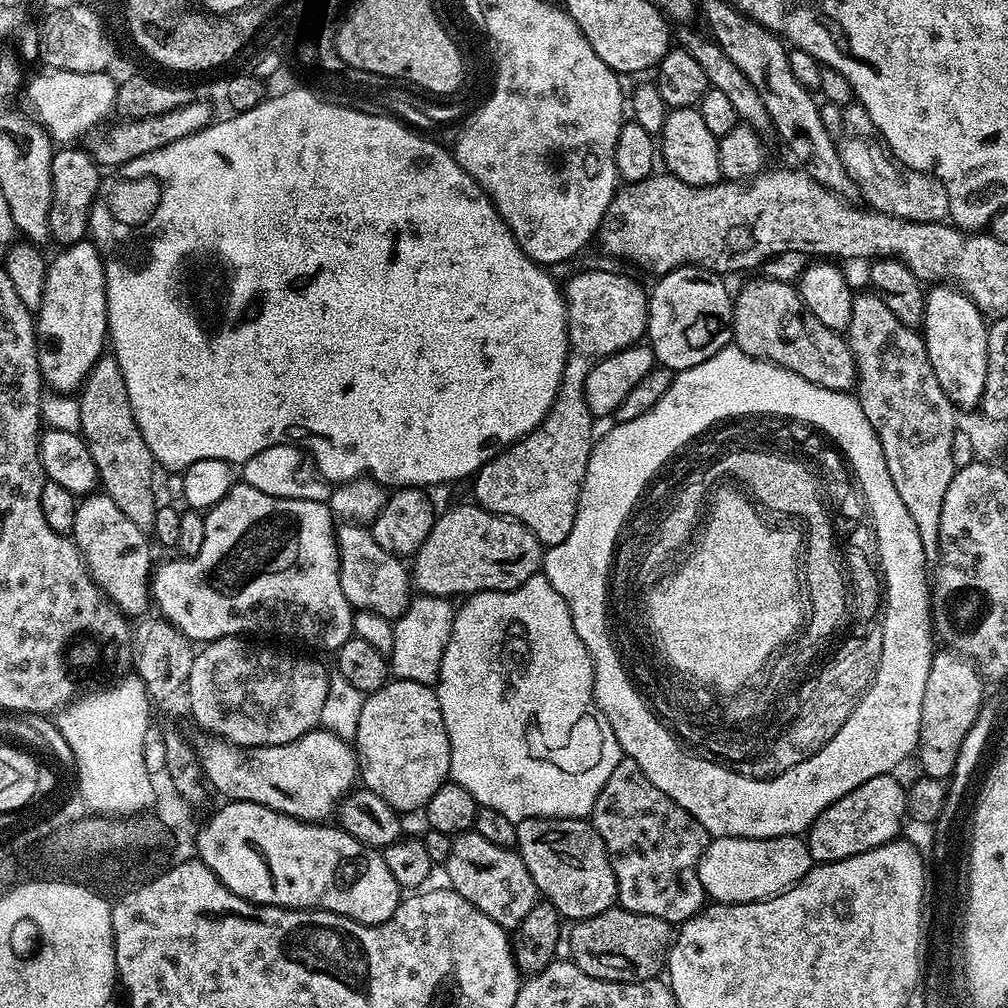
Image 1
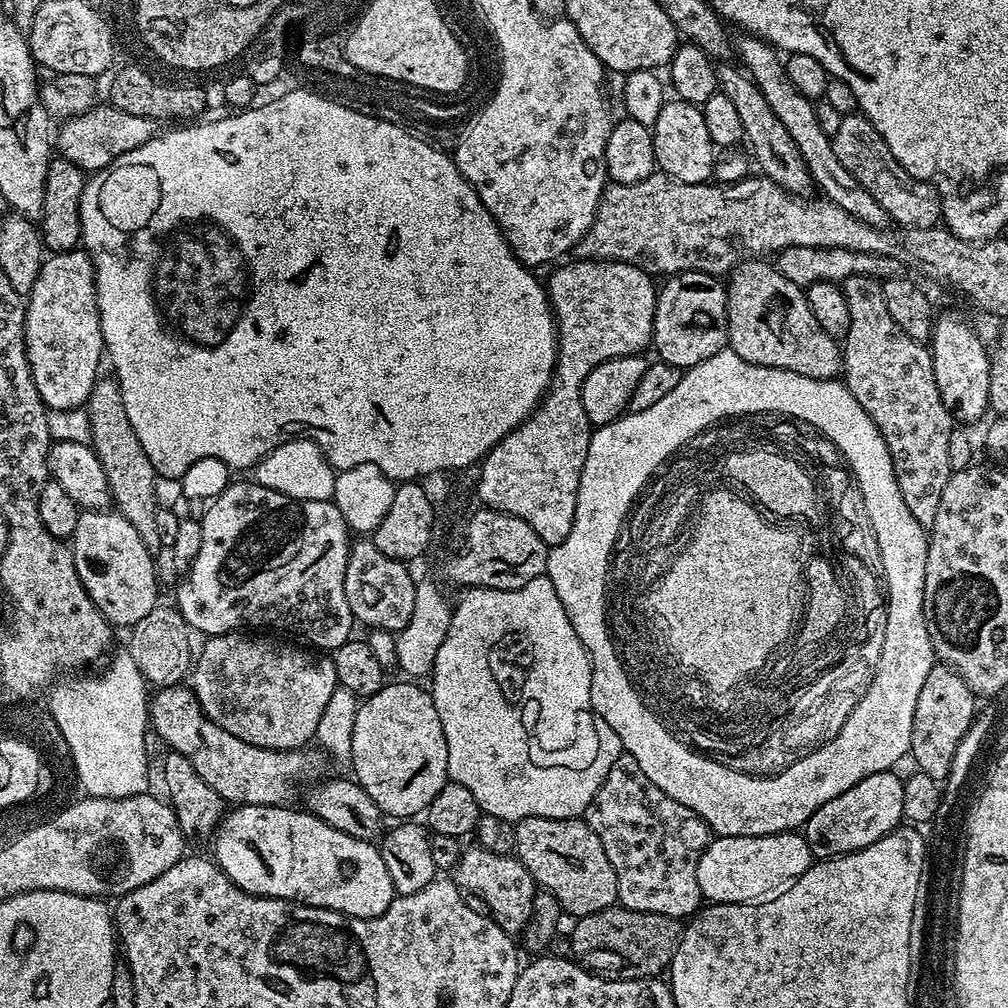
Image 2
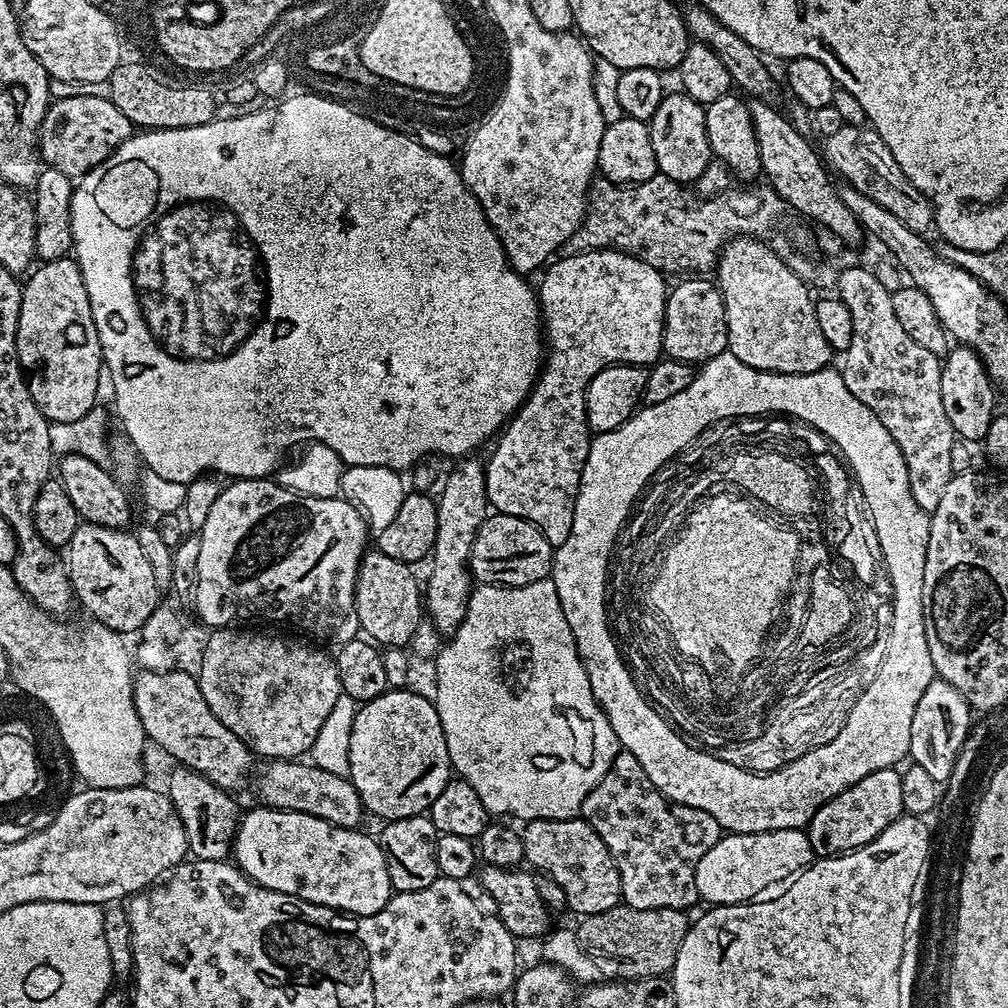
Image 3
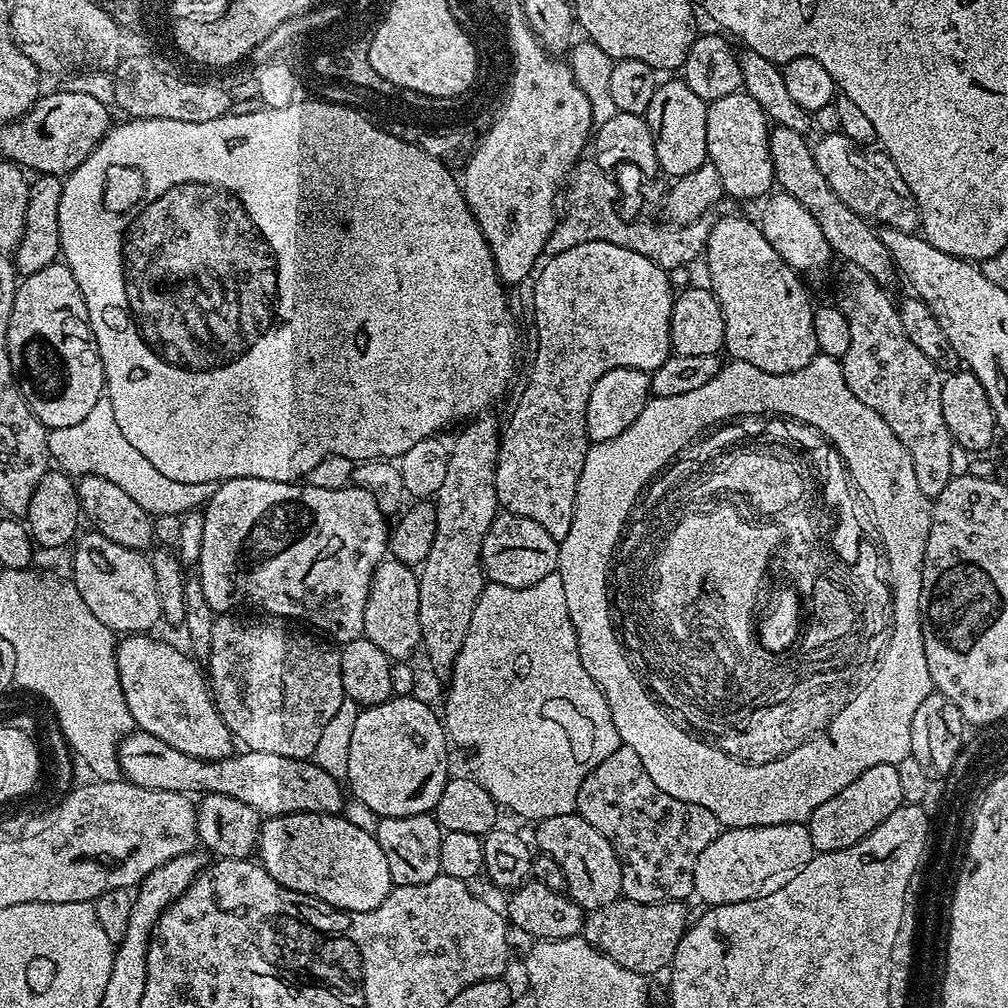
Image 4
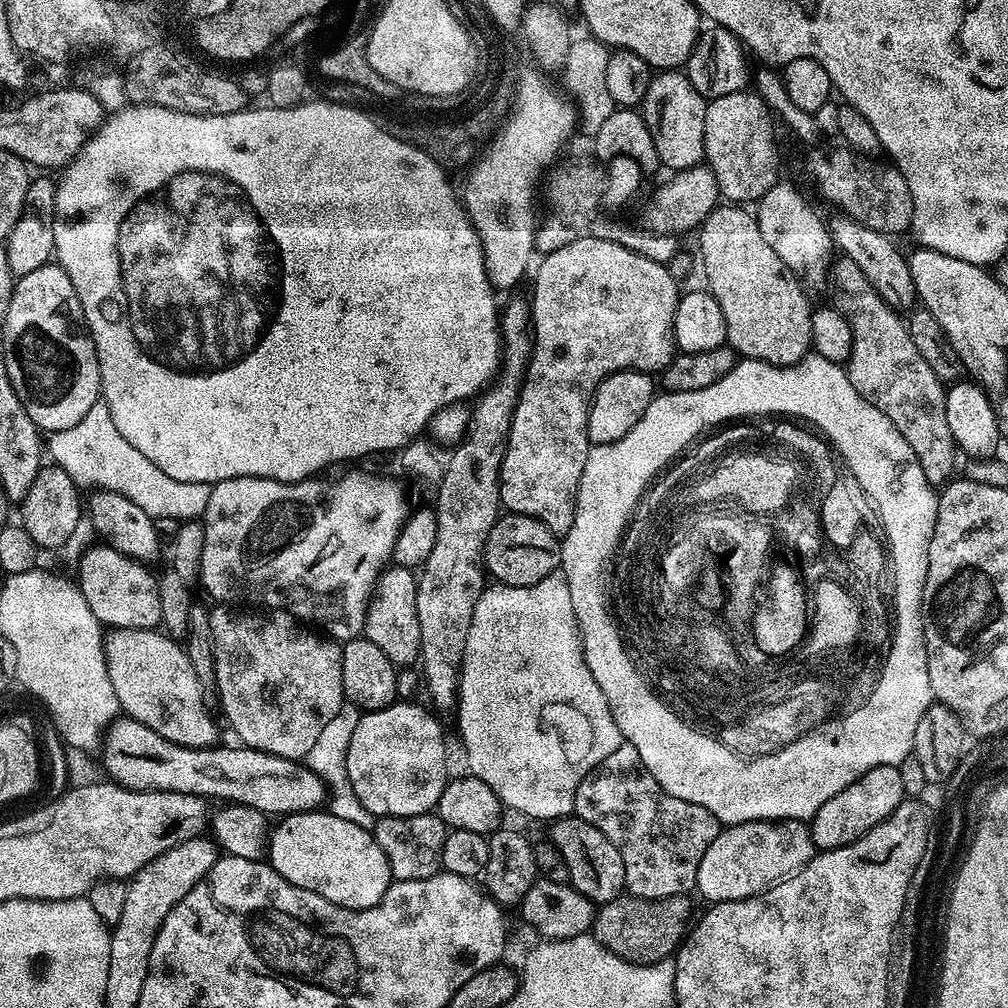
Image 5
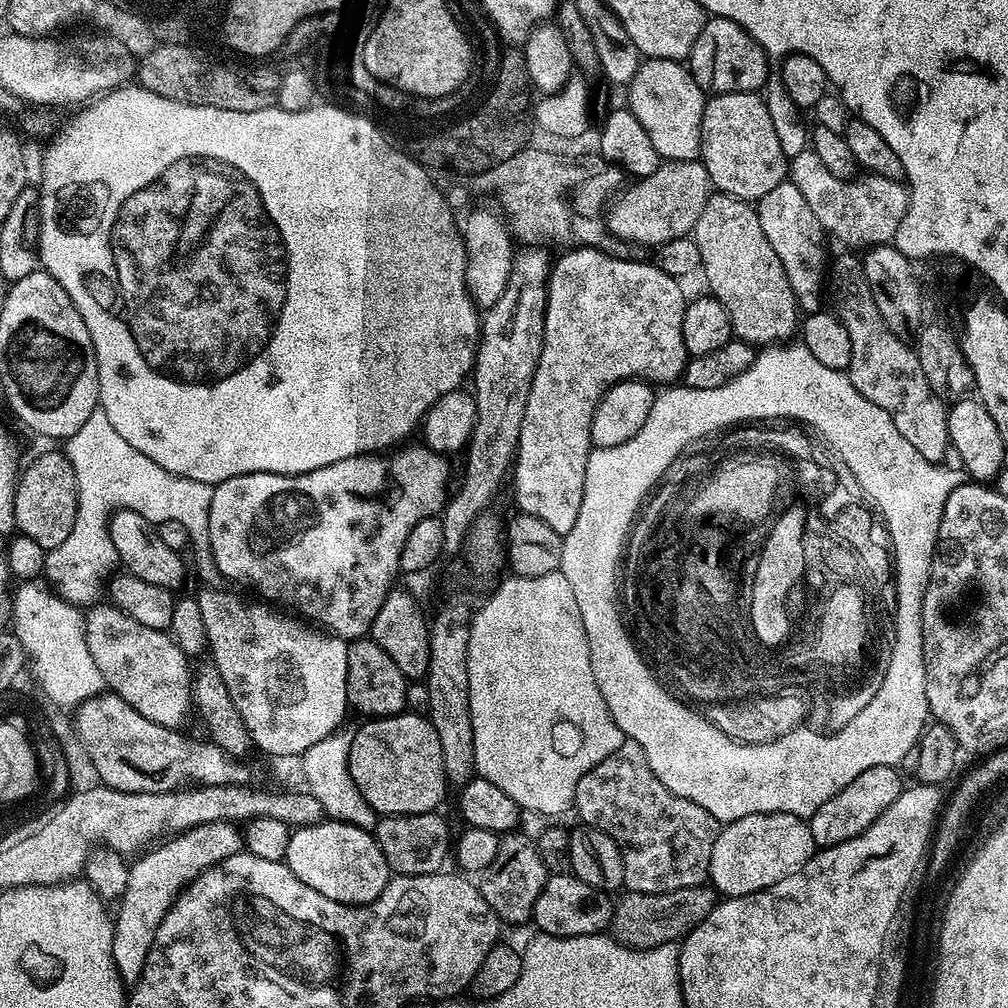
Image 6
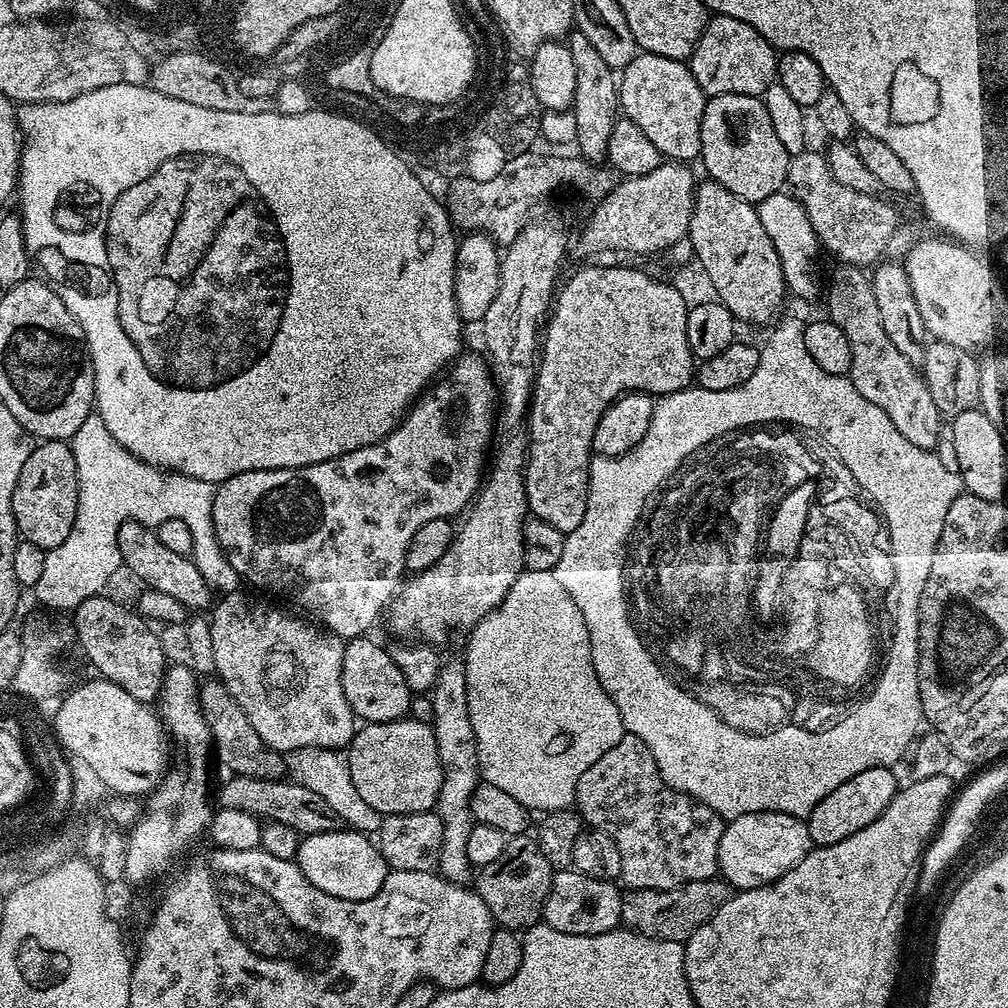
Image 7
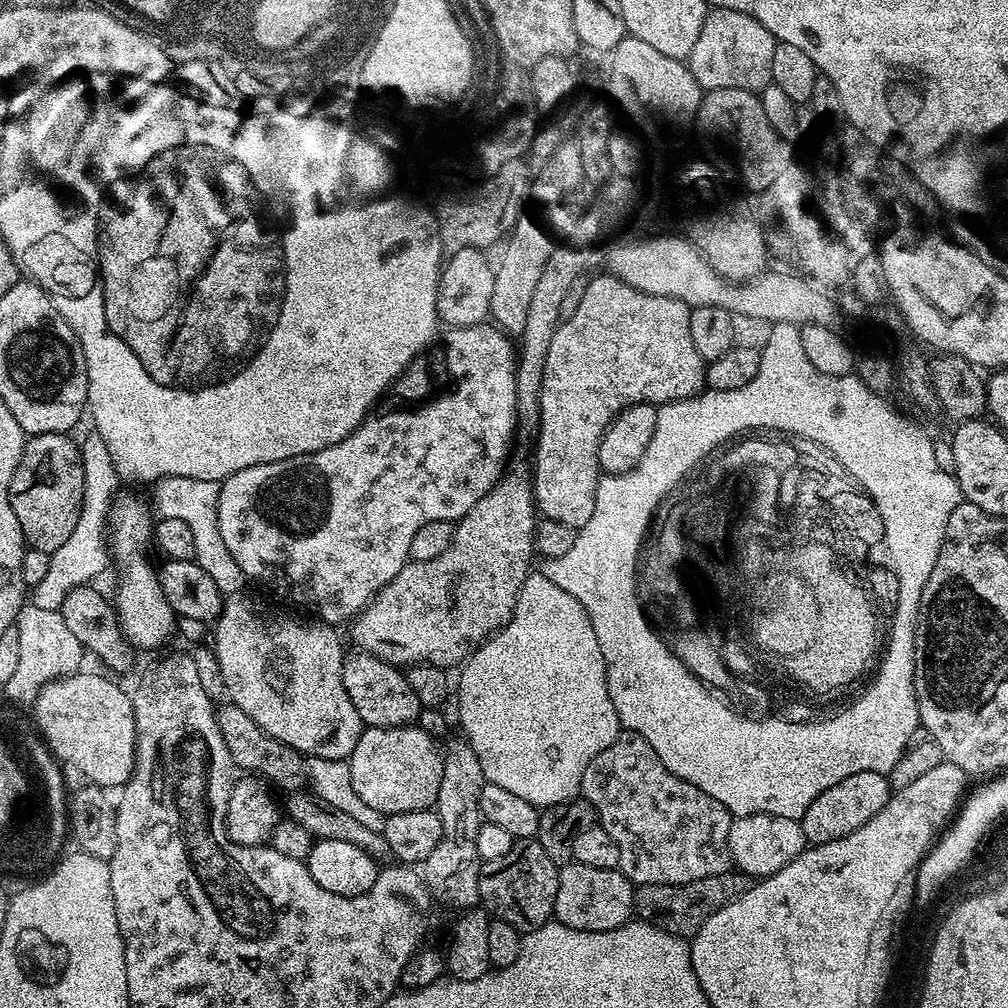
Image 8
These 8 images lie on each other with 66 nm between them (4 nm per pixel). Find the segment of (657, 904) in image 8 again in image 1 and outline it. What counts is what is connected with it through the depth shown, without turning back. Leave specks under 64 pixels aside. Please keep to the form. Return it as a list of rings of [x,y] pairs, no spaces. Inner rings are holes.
[[[613,906],[602,910],[602,914],[594,914],[594,918],[586,918],[585,920],[577,920],[571,925],[572,933],[567,933],[566,936],[566,948],[568,948],[572,953],[570,953],[570,959],[573,964],[576,964],[585,972],[590,974],[594,978],[599,980],[615,980],[622,984],[633,984],[635,980],[650,980],[656,977],[659,977],[661,973],[665,971],[666,961],[668,959],[668,950],[674,939],[674,928],[673,925],[667,924],[662,918],[654,918],[653,916],[647,916],[646,914],[638,914],[637,912],[631,912],[625,908],[619,906]]]

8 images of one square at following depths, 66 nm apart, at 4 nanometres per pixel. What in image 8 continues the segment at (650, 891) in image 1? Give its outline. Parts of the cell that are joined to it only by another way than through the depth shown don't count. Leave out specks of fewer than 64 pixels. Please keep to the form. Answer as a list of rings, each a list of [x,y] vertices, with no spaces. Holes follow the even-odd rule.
[[[621,731],[617,740],[610,742],[610,746],[606,746],[606,750],[602,750],[602,754],[598,754],[593,758],[590,766],[586,766],[586,774],[582,774],[580,796],[596,807],[596,819],[599,827],[604,828],[606,834],[610,834],[610,838],[614,838],[614,846],[618,846],[618,854],[620,855],[619,871],[623,872],[624,877],[631,880],[633,885],[685,884],[686,882],[694,882],[698,878],[710,878],[710,874],[722,874],[733,867],[730,846],[728,845],[730,826],[734,819],[732,813],[728,811],[726,806],[722,806],[722,802],[718,802],[698,786],[694,786],[690,781],[675,776],[661,762],[658,754],[654,754],[654,746],[650,746],[650,742],[646,742],[646,738],[642,738],[637,732]]]

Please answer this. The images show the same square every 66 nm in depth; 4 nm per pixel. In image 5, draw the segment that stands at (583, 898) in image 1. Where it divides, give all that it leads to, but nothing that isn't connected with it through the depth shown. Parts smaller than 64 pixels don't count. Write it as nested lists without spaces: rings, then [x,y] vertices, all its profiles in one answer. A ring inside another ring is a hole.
[[[575,814],[561,816],[551,828],[550,843],[562,854],[562,862],[566,862],[568,871],[568,883],[573,888],[597,906],[618,898],[625,891],[626,866],[622,862],[622,854],[618,854],[618,846],[614,846],[602,830]]]

